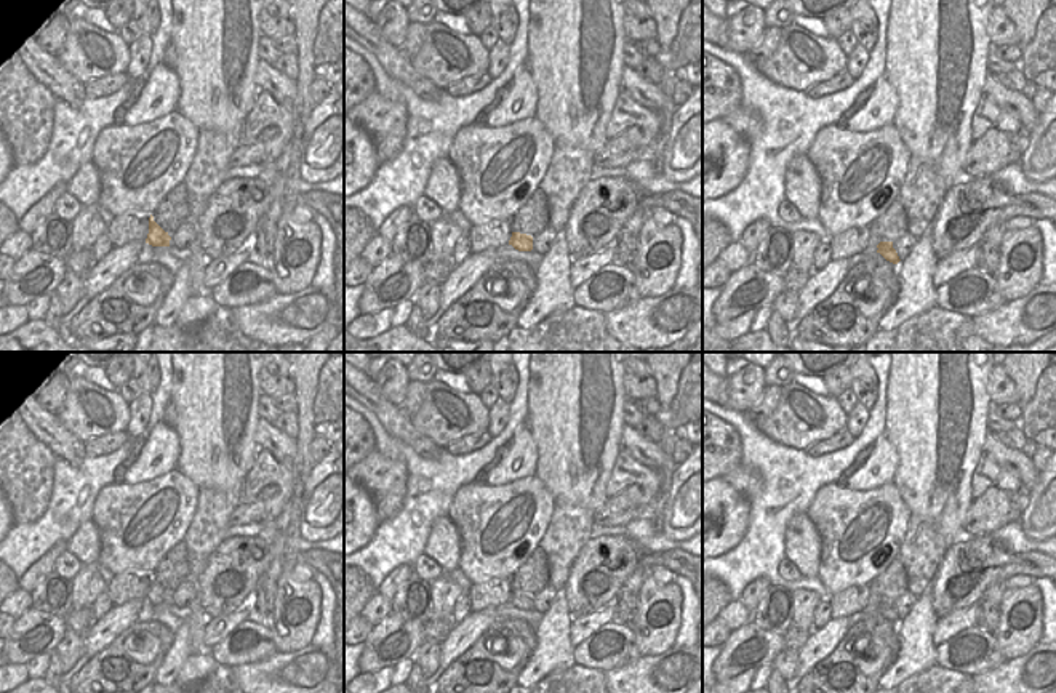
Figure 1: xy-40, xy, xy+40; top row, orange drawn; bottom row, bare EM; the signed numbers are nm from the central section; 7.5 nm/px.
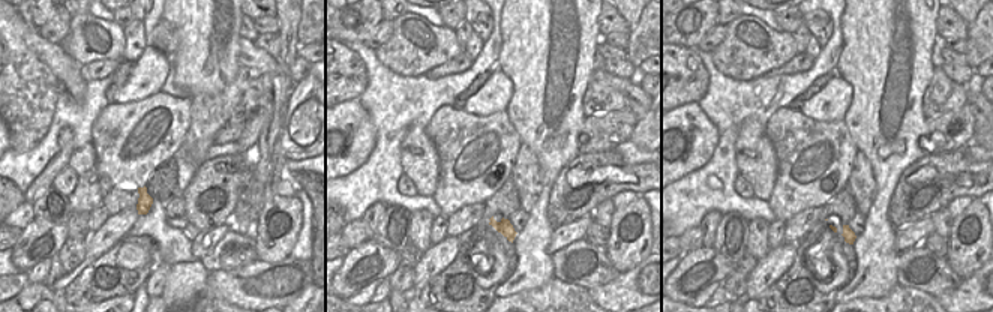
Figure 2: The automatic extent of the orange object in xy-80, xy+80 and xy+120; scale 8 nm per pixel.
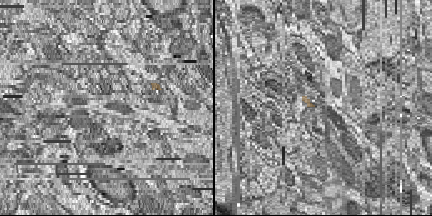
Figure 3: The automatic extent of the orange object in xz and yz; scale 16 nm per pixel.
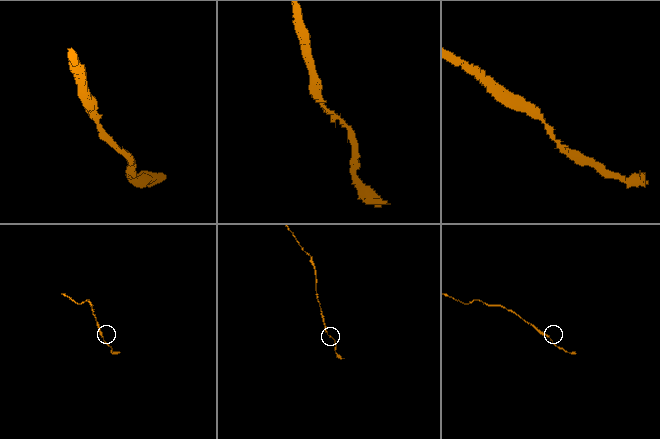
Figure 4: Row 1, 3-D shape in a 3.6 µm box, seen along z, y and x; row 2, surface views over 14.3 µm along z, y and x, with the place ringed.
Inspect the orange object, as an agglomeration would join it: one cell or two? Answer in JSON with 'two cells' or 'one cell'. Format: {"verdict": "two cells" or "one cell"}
{"verdict": "one cell"}

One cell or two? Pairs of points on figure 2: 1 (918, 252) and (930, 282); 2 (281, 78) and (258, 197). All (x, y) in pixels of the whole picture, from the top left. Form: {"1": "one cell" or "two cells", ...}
{"1": "one cell", "2": "one cell"}

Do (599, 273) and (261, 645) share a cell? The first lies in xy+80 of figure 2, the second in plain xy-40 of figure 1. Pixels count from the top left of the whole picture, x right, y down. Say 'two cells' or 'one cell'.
one cell

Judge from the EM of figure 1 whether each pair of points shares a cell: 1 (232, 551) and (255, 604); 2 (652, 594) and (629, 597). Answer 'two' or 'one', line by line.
1: two
2: two

